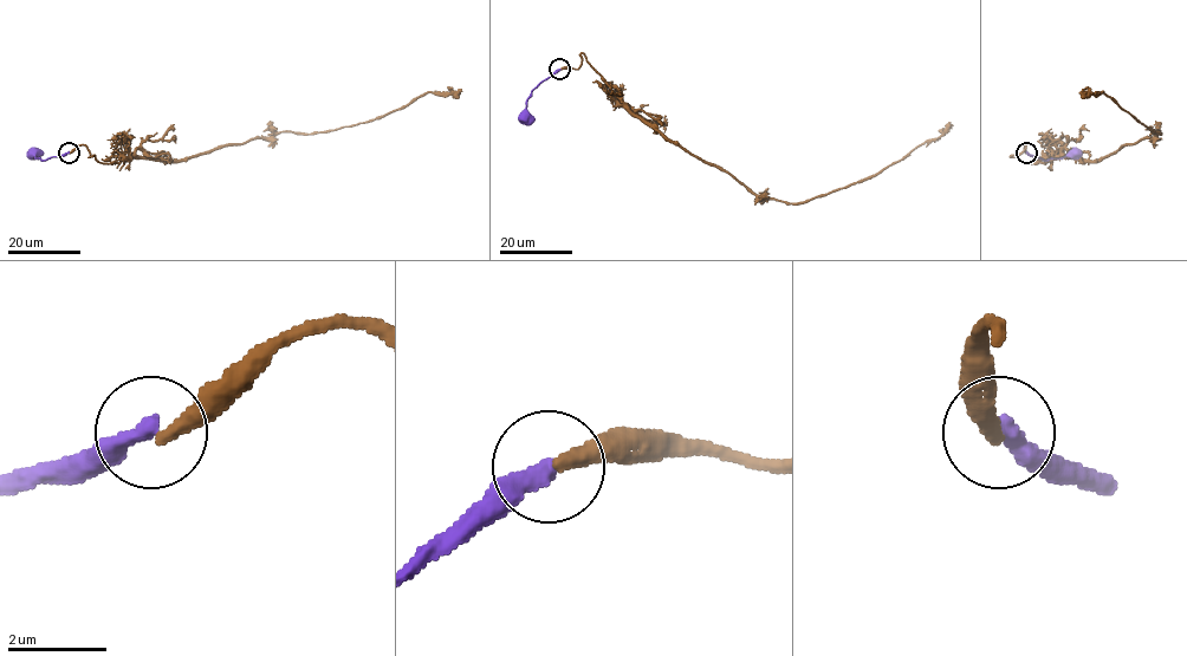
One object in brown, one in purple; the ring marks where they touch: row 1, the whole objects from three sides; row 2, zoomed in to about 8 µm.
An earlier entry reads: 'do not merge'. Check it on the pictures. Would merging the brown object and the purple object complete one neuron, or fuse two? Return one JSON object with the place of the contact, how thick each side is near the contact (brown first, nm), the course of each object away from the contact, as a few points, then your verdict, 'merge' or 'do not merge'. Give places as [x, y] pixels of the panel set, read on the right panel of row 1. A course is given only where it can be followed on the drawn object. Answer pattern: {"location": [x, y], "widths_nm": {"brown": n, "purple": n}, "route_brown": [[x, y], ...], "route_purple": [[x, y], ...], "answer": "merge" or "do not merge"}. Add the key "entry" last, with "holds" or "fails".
{"location": [1026, 153], "widths_nm": {"brown": 320, "purple": 400}, "route_brown": [[1026, 153], [1025, 145], [1011, 157], [1026, 163], [1061, 157], [1098, 161], [1160, 134], [1102, 92], [1078, 92]], "route_purple": [[1026, 153], [1046, 161], [1075, 153]], "answer": "do not merge", "entry": "holds"}

